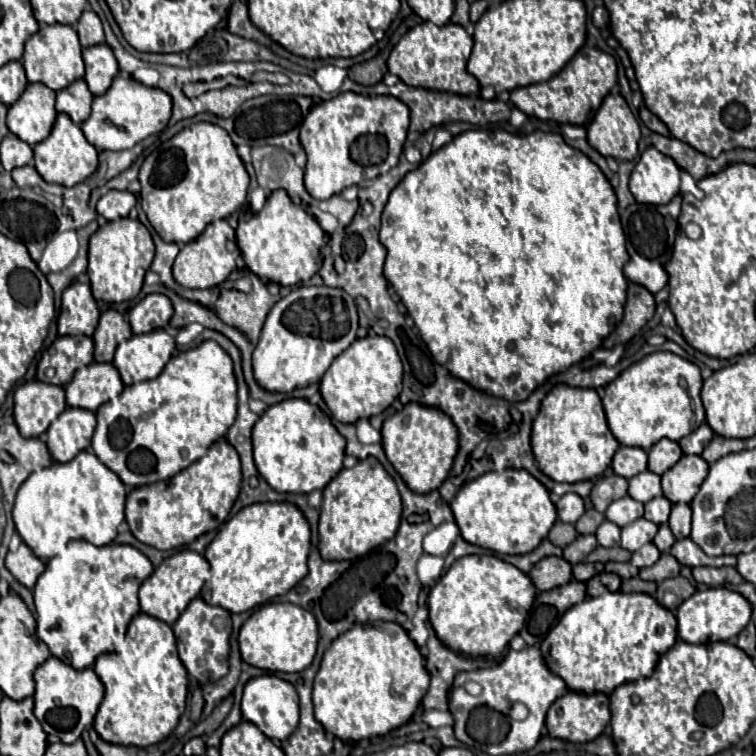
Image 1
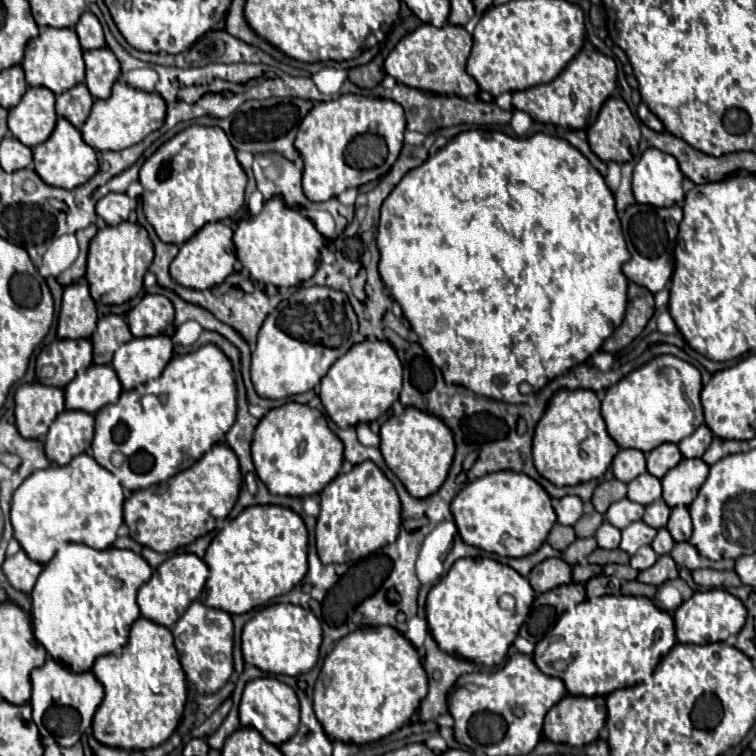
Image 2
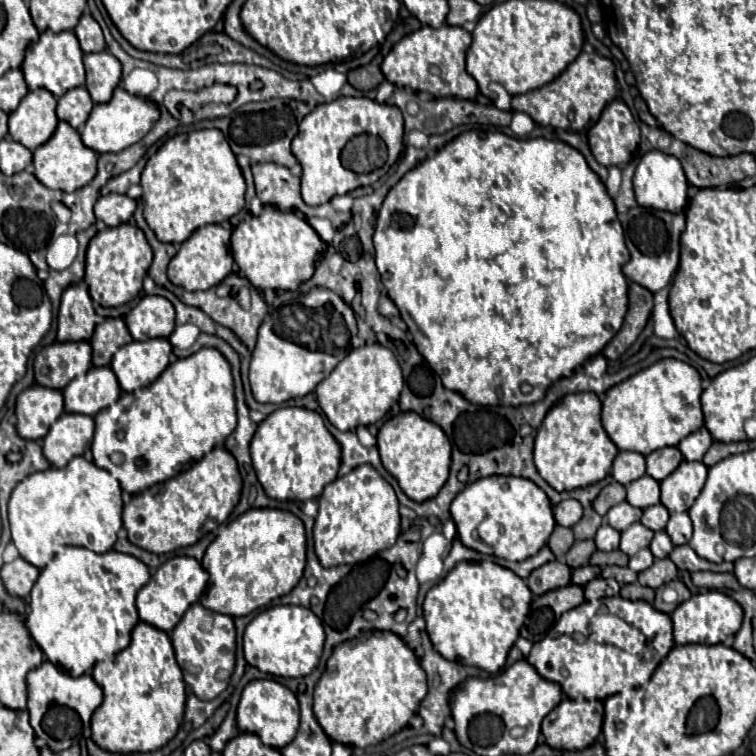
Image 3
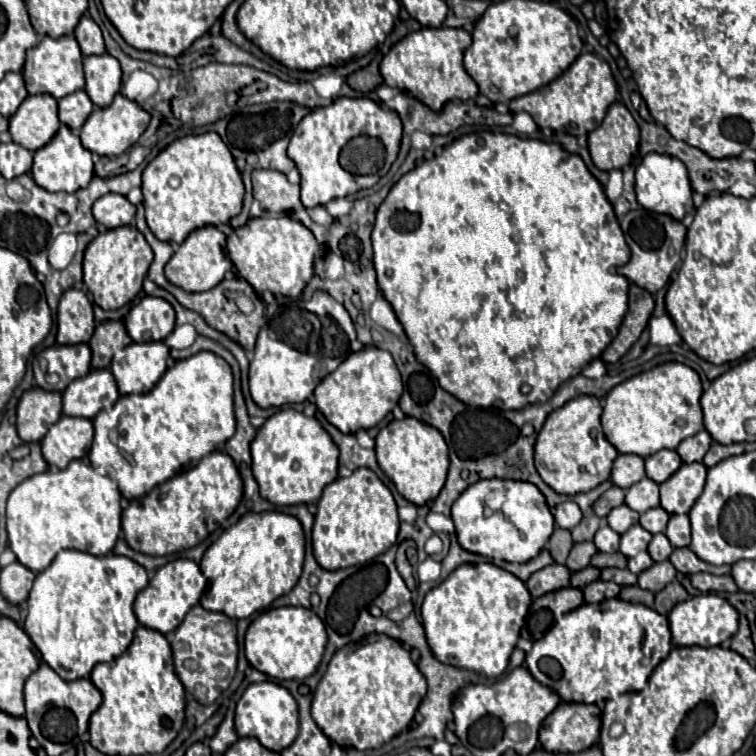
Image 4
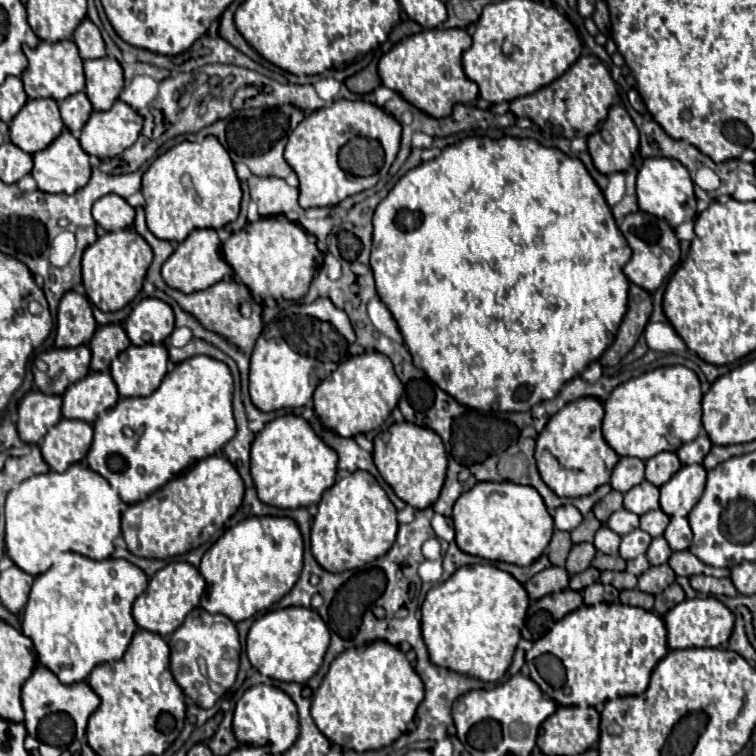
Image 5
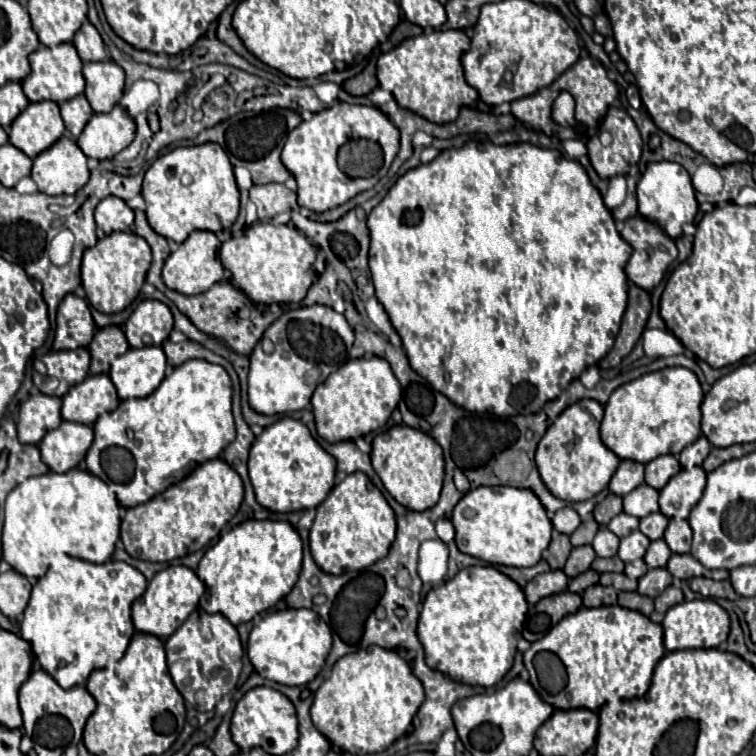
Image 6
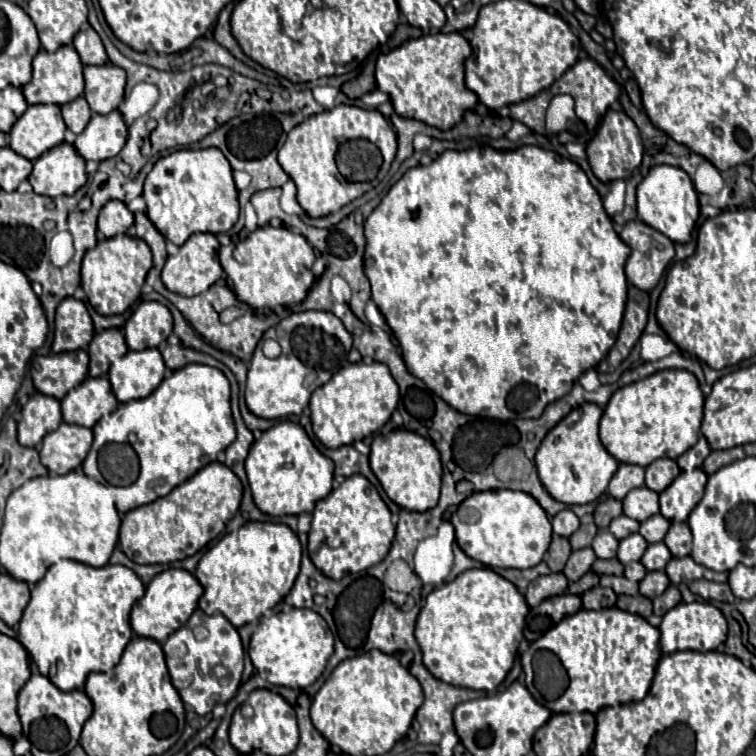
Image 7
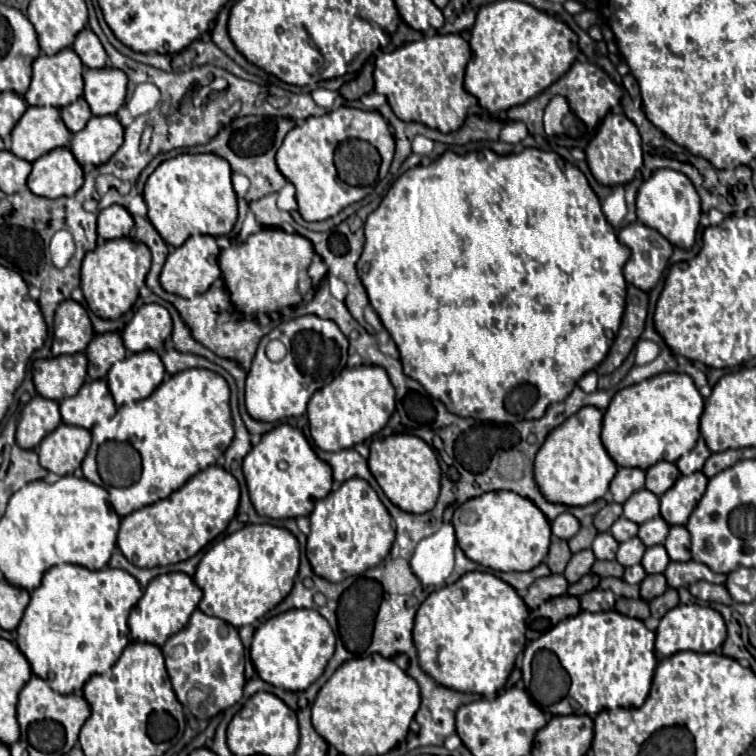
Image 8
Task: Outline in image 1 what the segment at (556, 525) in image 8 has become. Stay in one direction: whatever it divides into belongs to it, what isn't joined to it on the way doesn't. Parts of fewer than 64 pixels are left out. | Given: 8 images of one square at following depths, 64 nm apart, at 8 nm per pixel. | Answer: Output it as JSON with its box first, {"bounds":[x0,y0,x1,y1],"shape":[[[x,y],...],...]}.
{"bounds":[556,494,584,524],"shape":[[[564,494],[558,502],[556,502],[556,510],[558,510],[558,518],[562,522],[568,522],[568,524],[576,524],[576,520],[584,514],[584,502],[578,494]]]}

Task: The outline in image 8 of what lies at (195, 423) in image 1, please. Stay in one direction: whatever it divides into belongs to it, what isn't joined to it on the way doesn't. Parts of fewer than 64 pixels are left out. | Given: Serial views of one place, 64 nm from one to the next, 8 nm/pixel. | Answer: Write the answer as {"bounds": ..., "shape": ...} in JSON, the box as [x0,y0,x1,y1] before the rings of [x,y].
{"bounds":[82,368,234,518],"shape":[[[188,368],[170,376],[148,398],[120,406],[110,420],[96,424],[90,430],[92,446],[82,462],[84,478],[102,486],[100,474],[96,472],[96,448],[106,440],[122,440],[130,442],[140,452],[142,476],[128,488],[106,488],[110,494],[108,500],[112,508],[116,508],[116,514],[122,518],[134,510],[168,498],[196,472],[212,466],[230,446],[234,438],[234,427],[228,400],[228,384],[216,372]]]}

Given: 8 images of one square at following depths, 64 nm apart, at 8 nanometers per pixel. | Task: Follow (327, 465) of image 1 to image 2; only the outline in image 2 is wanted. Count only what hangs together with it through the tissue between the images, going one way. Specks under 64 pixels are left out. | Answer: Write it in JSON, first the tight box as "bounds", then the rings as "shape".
{"bounds":[252,402,344,496],"shape":[[[288,402],[280,408],[272,408],[256,426],[252,440],[252,460],[258,478],[266,484],[270,494],[278,496],[312,496],[334,480],[342,466],[344,444],[328,428],[320,410],[306,404]]]}

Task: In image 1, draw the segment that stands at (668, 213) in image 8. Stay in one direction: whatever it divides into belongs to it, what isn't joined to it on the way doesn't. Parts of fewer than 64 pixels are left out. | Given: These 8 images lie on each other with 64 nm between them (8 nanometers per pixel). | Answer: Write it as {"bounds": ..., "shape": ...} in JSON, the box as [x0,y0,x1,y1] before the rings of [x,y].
{"bounds":[630,146,680,204],"shape":[[[654,146],[646,148],[632,170],[630,192],[640,204],[668,204],[672,196],[680,194],[678,164]]]}

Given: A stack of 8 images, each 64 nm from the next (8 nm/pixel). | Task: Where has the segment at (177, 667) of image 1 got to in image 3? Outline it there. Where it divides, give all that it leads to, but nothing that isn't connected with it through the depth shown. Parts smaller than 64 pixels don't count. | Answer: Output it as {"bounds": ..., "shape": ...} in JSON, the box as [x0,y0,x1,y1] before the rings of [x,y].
{"bounds":[92,622,186,754],"shape":[[[138,622],[132,630],[130,646],[114,660],[98,662],[92,678],[104,692],[104,702],[92,714],[92,738],[96,746],[116,754],[154,752],[176,736],[184,718],[186,684],[164,630]]]}

